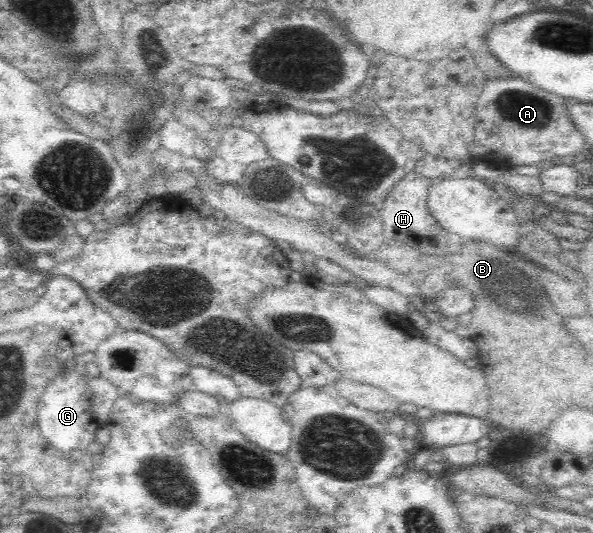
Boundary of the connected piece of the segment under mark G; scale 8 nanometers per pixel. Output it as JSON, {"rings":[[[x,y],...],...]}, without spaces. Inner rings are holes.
{"rings":[[[63,373],[63,377],[55,377],[51,381],[51,389],[41,395],[37,409],[37,423],[43,437],[59,451],[71,451],[79,447],[87,447],[95,437],[97,425],[91,417],[91,405],[87,401],[87,393],[83,393],[83,377],[77,373]]]}

